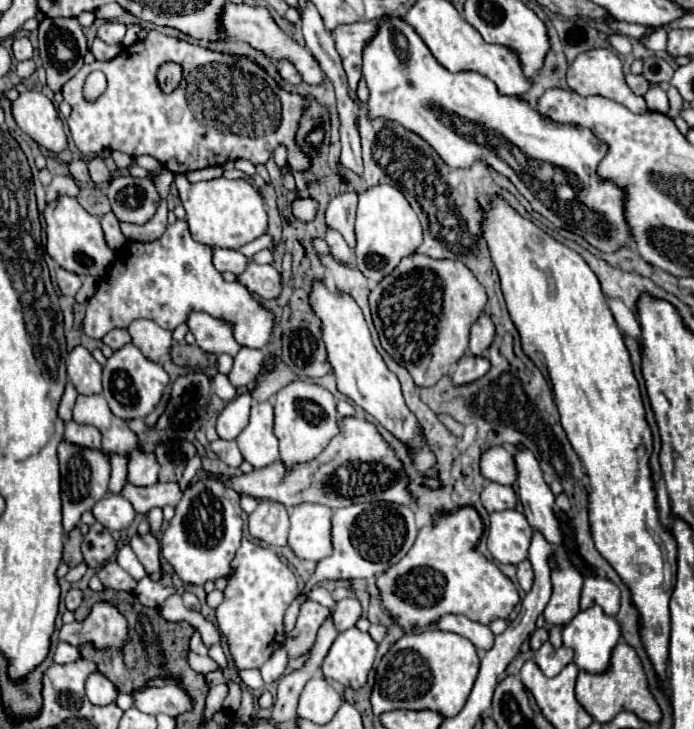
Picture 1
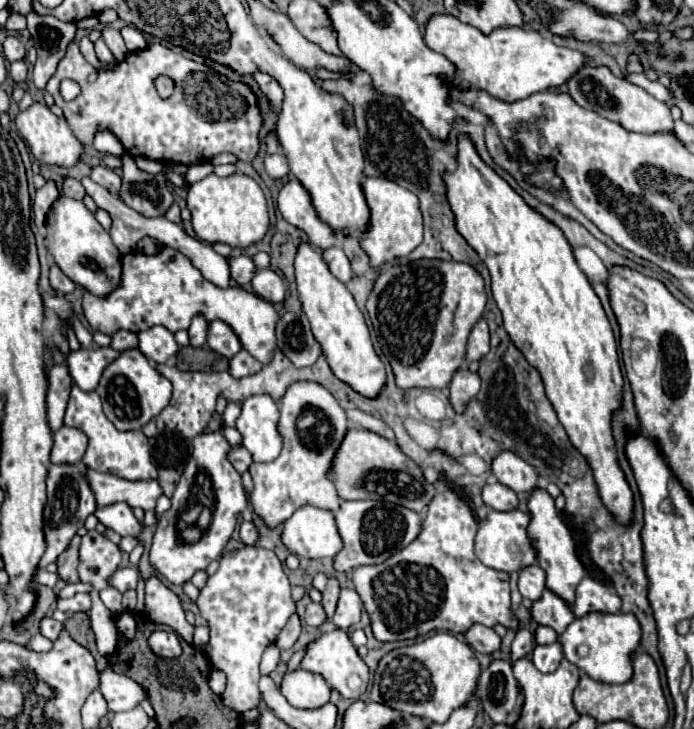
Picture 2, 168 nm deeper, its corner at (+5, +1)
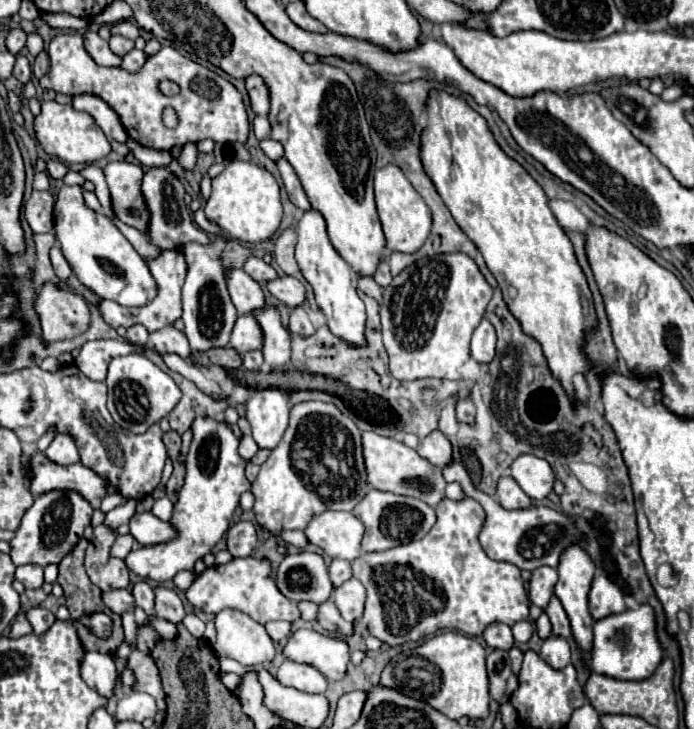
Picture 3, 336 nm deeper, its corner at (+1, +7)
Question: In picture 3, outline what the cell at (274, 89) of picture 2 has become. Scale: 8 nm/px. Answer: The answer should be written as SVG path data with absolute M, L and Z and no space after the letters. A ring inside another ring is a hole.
M258 74L248 76L246 78L246 90L250 94L252 110L260 116L268 116L268 112L270 112L270 90L268 90L264 78L260 78Z

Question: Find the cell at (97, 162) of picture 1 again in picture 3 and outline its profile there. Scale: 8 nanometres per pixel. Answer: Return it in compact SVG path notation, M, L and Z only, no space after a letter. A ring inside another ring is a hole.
M110 162L104 168L104 176L110 188L112 206L116 216L128 224L138 228L140 232L146 232L148 226L148 208L144 206L144 198L140 194L140 182L142 182L142 168L132 162Z

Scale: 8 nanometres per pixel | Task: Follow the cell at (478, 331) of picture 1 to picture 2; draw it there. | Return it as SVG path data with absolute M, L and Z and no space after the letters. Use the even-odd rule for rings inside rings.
M478 320L476 326L470 332L468 338L468 352L466 360L468 362L478 362L482 360L490 350L490 336L488 336L488 324L484 320Z

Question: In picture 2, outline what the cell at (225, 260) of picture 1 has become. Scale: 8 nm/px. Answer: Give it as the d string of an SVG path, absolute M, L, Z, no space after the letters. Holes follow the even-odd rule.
M238 256L238 258L230 258L228 262L230 262L230 276L238 286L246 286L252 282L252 276L256 274L256 266L252 258Z

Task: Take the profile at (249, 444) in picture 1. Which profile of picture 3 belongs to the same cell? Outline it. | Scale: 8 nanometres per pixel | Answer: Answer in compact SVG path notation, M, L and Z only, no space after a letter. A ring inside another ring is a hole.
M278 388L256 390L246 402L246 420L252 428L252 438L258 448L274 450L288 428L290 402Z

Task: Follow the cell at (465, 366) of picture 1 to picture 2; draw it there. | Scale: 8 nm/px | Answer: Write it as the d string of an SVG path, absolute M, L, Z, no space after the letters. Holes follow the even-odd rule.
M462 368L454 374L452 384L450 384L450 404L456 412L464 412L470 400L478 394L480 390L480 378L478 374L470 372L468 368Z

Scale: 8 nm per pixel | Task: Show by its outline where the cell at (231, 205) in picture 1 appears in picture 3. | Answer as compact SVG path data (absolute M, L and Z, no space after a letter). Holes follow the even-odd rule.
M230 162L216 178L212 178L212 194L204 204L204 214L234 240L264 242L278 230L282 220L278 182L268 170L252 162Z

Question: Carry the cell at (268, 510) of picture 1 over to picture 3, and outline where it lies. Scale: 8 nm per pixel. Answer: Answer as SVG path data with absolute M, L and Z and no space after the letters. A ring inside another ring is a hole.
M238 522L228 530L226 538L232 556L250 556L256 546L256 526L252 522Z

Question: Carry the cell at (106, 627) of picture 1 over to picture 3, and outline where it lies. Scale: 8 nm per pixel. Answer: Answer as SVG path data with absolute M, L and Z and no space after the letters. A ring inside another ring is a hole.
M30 608L28 612L26 612L26 616L28 616L28 620L30 620L30 624L32 624L32 628L34 628L34 634L44 634L52 624L54 624L54 620L56 620L56 616L50 612L50 610L46 610L46 608Z

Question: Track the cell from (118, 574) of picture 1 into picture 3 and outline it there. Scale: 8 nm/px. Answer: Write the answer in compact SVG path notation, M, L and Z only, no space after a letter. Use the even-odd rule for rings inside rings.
M140 580L132 588L132 596L140 608L144 608L146 614L154 614L154 594L150 590L150 584L146 580Z

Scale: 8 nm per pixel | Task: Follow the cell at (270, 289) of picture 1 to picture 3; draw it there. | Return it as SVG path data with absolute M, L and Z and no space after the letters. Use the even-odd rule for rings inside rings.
M278 276L278 278L270 280L266 284L266 288L268 288L268 292L272 296L276 296L280 302L284 302L290 308L300 306L304 302L304 298L306 298L304 286L292 276Z

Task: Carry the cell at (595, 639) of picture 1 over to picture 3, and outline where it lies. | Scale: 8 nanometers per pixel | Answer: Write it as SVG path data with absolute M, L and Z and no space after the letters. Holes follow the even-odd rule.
M648 604L594 622L594 640L590 648L590 668L594 672L618 680L644 680L656 670L662 656L664 652L656 638L654 610Z

